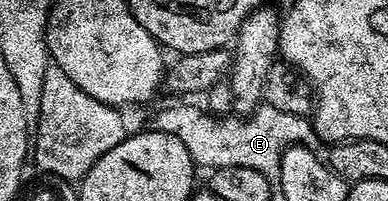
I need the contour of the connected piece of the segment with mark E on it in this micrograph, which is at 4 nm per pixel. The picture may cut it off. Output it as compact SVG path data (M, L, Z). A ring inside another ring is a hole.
M178 104L176 106L170 106L168 108L162 109L155 116L154 122L152 122L152 126L153 126L153 129L162 131L166 135L176 136L176 138L180 140L182 144L184 144L185 148L187 148L189 154L192 156L195 162L195 165L197 167L202 168L202 166L204 166L208 168L207 170L222 169L224 167L253 168L256 171L260 172L261 175L264 175L264 177L271 180L277 179L280 175L281 160L282 160L283 153L285 152L287 147L292 146L292 145L297 145L297 144L308 146L308 145L311 145L313 143L312 140L315 141L315 138L316 138L314 128L313 128L313 123L309 119L298 117L298 116L292 116L291 113L282 112L280 109L272 108L272 106L268 104L259 105L259 107L251 115L245 118L240 117L240 116L229 116L229 117L230 118L214 118L204 113L203 110L198 106L194 106L192 104Z

